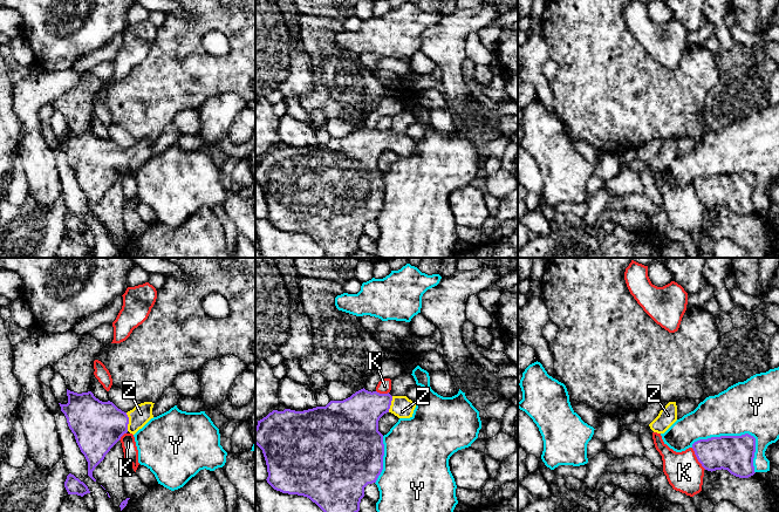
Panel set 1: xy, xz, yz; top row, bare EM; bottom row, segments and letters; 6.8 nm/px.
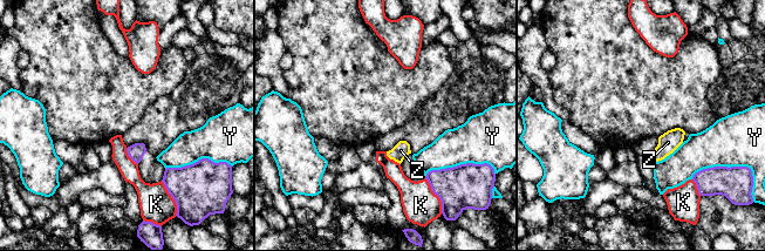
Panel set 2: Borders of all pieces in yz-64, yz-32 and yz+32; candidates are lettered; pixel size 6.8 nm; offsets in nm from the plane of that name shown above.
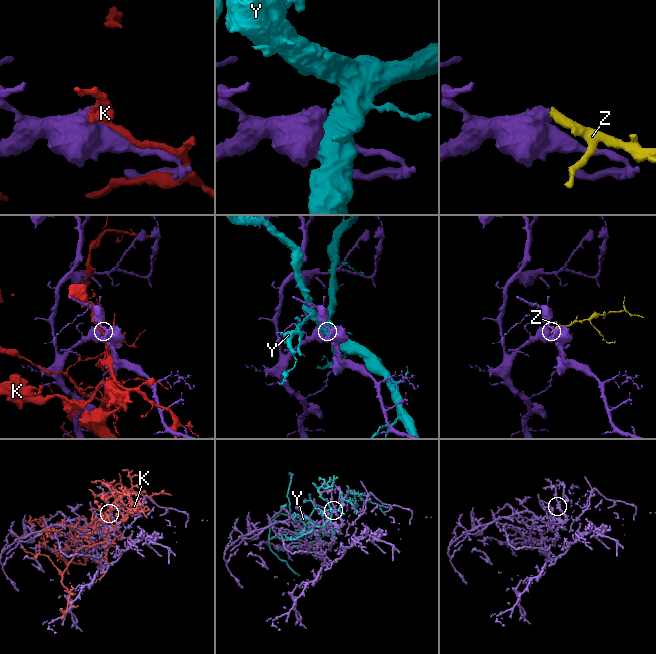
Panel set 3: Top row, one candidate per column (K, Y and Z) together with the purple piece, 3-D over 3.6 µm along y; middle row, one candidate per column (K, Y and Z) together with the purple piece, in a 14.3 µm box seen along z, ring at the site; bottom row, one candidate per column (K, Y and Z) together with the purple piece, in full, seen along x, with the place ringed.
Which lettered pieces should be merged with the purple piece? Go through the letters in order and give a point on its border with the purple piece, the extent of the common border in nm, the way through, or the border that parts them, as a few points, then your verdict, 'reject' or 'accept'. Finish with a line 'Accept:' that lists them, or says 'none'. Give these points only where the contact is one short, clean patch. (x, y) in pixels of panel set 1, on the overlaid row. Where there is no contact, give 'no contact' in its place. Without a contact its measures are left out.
K: meets purple in yz at (697, 458); contact 180 nm long; reject
Y: meets purple in yz at (739, 436); contact 480 nm long; reject
Z: meets purple in xy at (128, 422); contact 130 nm long; runs through xy (97, 425), (102, 423), (128, 422), (135, 420), (141, 414); accept
Accept: Z

